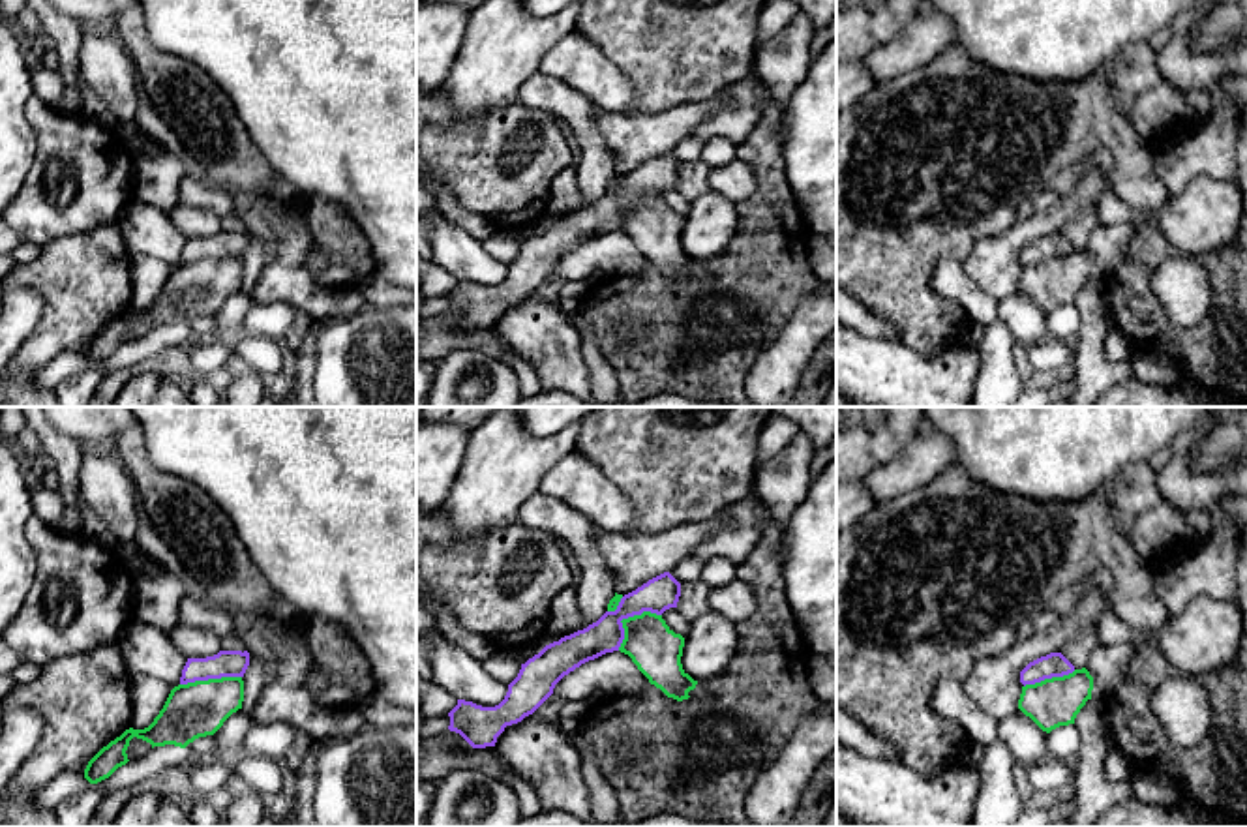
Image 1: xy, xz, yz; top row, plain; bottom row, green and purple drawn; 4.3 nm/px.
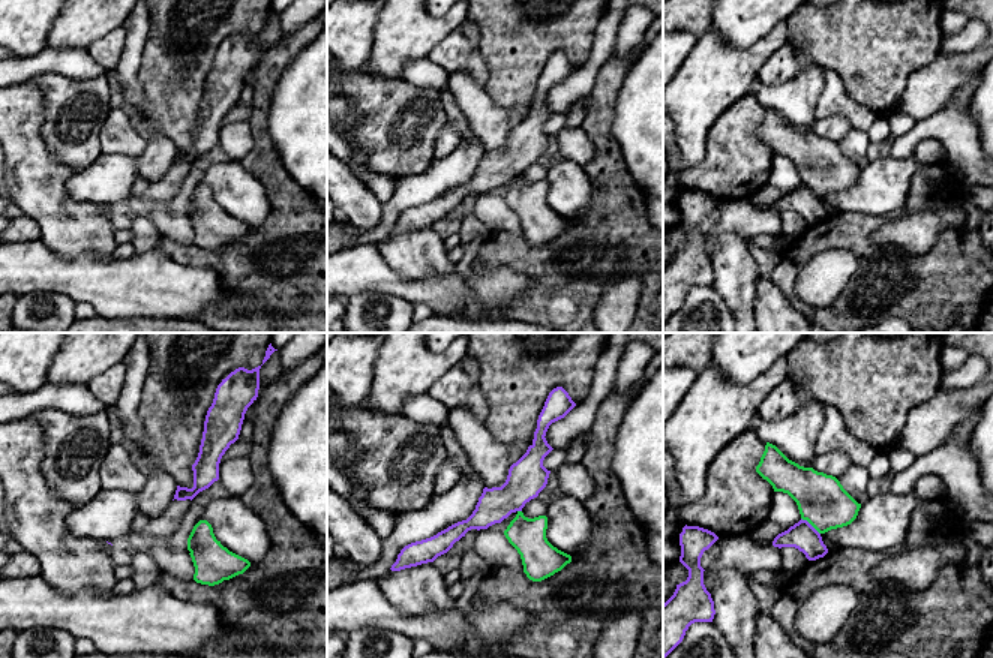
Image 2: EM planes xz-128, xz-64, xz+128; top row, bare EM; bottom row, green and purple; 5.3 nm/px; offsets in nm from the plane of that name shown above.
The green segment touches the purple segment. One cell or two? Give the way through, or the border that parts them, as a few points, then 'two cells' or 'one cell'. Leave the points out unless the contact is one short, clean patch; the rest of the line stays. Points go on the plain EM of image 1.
border xz (661, 194), (642, 192), (625, 197), (623, 222), (617, 229); two cells

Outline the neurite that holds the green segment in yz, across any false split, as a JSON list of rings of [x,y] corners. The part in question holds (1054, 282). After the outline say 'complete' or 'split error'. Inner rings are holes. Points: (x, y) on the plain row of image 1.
[[[1086,248],[1063,257],[1022,266],[1018,289],[1043,311],[1074,304],[1076,294],[1091,279],[1093,257]]]; complete

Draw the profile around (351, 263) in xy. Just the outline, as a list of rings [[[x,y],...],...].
[[[311,197],[306,219],[317,246],[328,257],[328,266],[317,285],[362,287],[375,276],[371,246],[345,206]]]

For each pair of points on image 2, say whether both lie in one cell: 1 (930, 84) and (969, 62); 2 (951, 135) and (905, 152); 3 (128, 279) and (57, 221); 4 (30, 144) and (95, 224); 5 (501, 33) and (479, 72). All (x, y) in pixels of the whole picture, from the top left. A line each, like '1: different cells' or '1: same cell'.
1: same cell
2: same cell
3: different cells
4: same cell
5: different cells

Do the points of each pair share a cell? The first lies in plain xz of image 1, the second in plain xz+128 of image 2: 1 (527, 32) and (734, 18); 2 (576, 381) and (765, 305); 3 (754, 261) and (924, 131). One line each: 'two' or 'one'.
1: two
2: one
3: two

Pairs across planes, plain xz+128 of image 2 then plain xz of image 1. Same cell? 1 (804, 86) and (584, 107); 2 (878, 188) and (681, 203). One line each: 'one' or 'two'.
1: one
2: two

